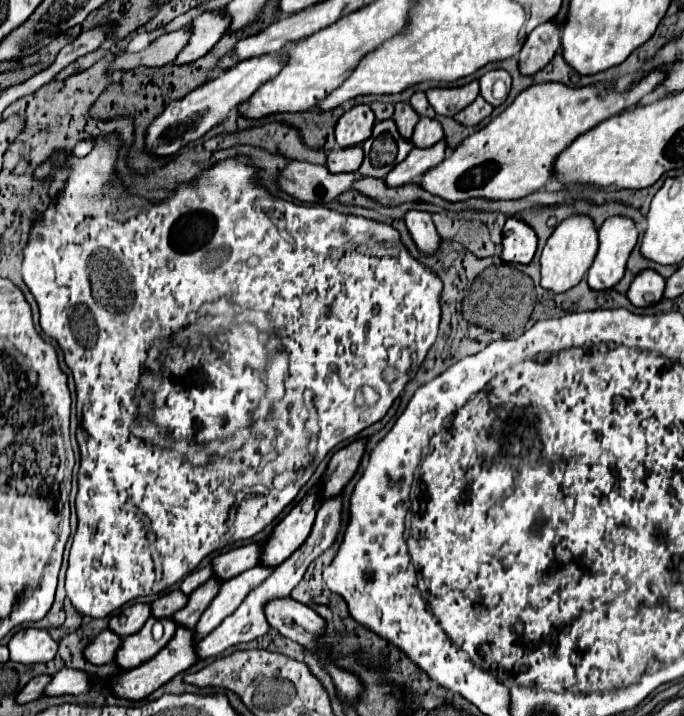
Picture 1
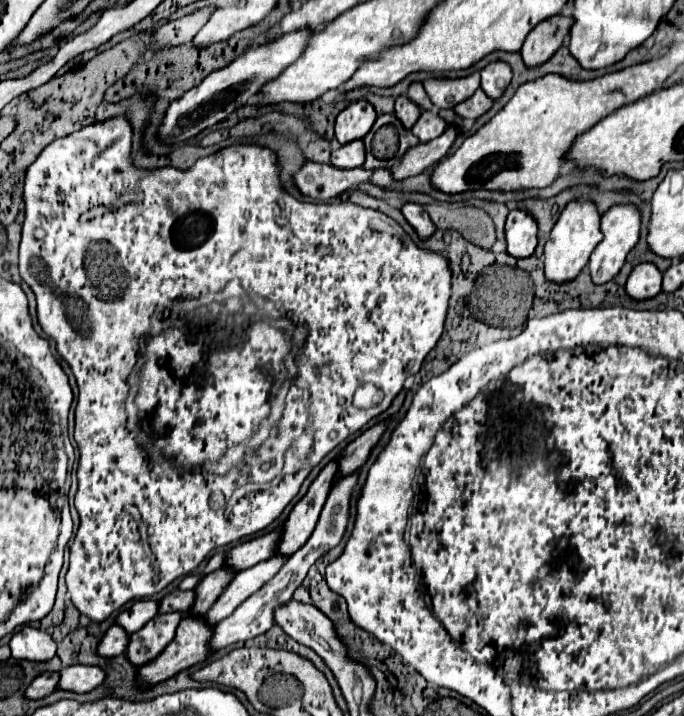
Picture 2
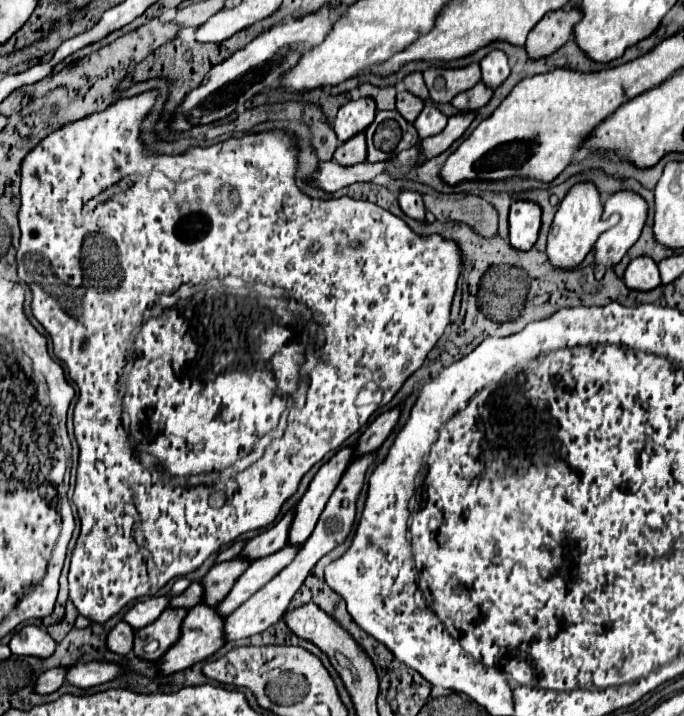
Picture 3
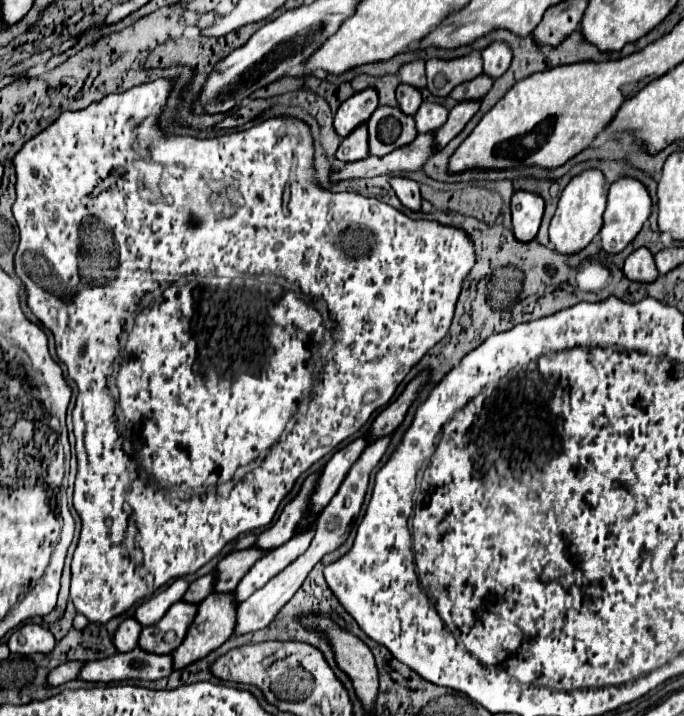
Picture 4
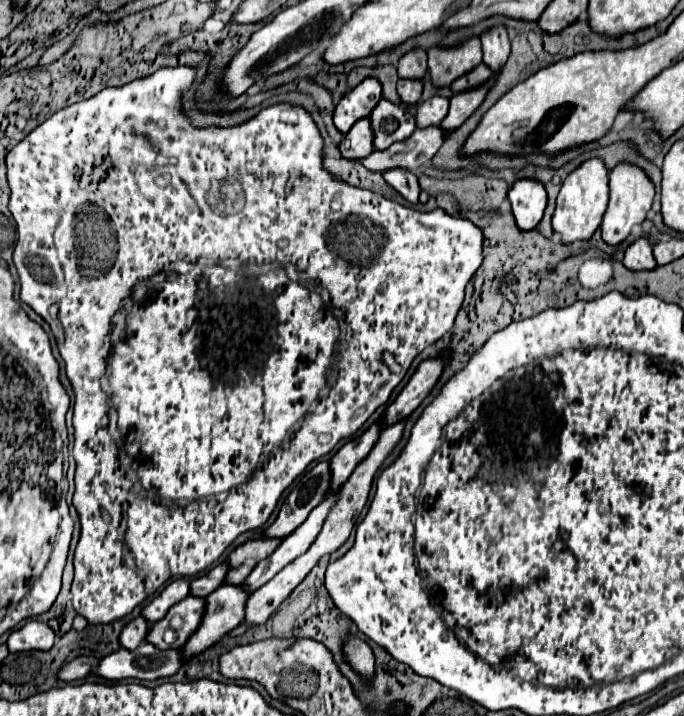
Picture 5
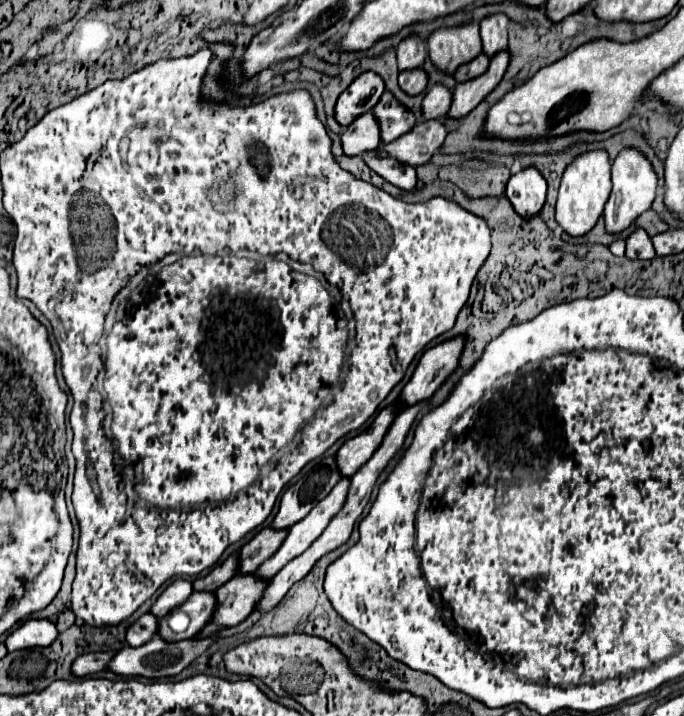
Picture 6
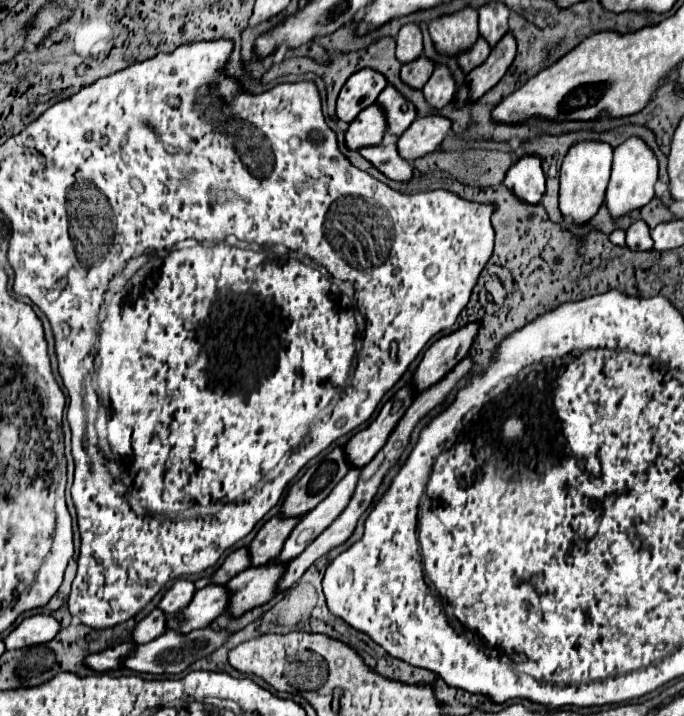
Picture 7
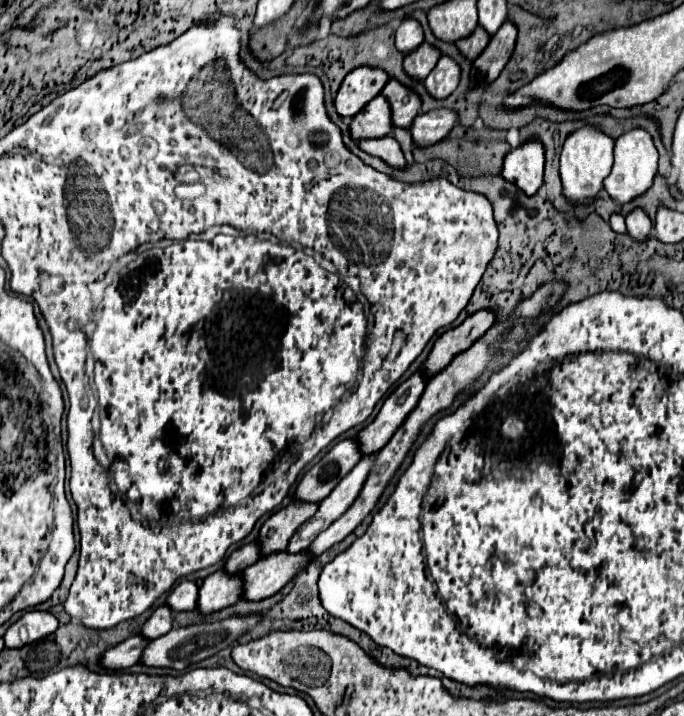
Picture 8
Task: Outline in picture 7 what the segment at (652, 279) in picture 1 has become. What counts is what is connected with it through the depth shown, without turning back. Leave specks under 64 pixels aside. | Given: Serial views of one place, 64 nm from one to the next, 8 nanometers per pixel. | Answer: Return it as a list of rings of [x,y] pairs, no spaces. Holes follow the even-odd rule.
[[[642,218],[632,222],[630,228],[626,230],[626,244],[632,250],[650,250],[654,246],[652,238],[650,238],[650,228]]]

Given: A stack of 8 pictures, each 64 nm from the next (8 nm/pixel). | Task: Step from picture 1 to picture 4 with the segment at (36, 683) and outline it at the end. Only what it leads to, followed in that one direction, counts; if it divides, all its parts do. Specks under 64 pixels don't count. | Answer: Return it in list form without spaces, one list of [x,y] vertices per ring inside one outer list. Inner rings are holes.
[[[72,660],[72,662],[64,662],[60,664],[58,668],[54,668],[50,674],[48,674],[48,682],[52,682],[52,686],[60,686],[60,684],[66,684],[70,680],[76,680],[80,670],[84,668],[86,662],[78,662],[78,660]]]

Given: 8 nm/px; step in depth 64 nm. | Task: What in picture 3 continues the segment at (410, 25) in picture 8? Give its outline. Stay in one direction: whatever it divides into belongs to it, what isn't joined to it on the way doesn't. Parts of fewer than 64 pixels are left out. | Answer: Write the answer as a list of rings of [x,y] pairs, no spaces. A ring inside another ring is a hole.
[[[410,72],[406,78],[404,78],[404,86],[408,92],[414,92],[418,98],[426,100],[428,98],[428,88],[424,84],[424,78],[422,78],[422,72]]]

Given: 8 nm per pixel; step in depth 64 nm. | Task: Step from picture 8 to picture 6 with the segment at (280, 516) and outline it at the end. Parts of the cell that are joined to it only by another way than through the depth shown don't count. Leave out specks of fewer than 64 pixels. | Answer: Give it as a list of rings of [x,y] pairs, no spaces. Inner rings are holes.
[[[272,526],[262,528],[246,546],[240,550],[240,572],[242,574],[252,574],[256,568],[272,558],[278,548],[282,546],[284,538],[288,536],[288,528],[284,530],[274,530]]]

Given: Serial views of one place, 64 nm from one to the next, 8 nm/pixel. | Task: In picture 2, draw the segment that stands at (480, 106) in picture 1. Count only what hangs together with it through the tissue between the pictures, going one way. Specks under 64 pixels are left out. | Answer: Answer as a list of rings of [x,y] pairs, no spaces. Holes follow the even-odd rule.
[[[478,88],[470,98],[466,98],[464,102],[456,104],[454,106],[454,112],[462,118],[470,118],[470,120],[476,120],[478,116],[482,116],[488,108],[492,106],[492,100],[490,96],[486,96],[486,92],[482,88]]]

